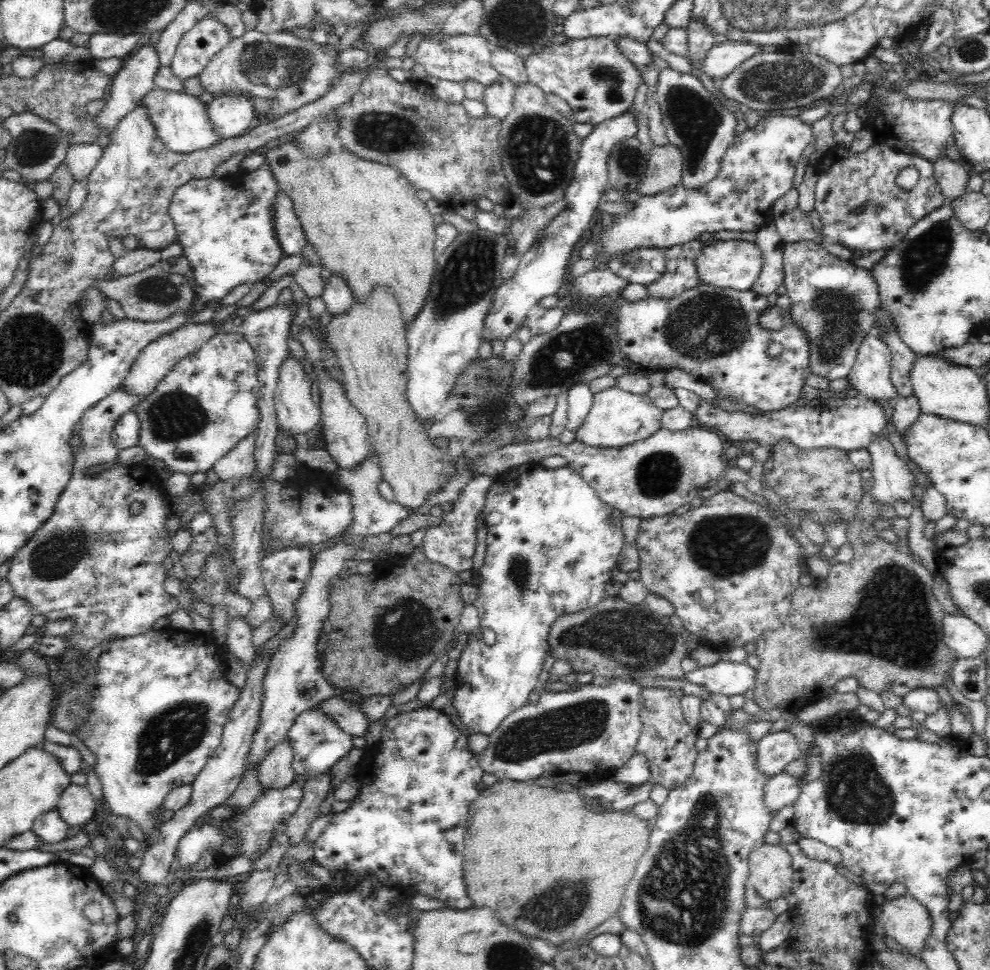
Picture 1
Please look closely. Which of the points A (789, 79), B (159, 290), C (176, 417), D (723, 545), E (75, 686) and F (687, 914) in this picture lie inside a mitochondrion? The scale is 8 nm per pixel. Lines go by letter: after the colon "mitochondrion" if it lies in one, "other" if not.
A: mitochondrion
B: mitochondrion
C: mitochondrion
D: mitochondrion
E: mitochondrion
F: mitochondrion

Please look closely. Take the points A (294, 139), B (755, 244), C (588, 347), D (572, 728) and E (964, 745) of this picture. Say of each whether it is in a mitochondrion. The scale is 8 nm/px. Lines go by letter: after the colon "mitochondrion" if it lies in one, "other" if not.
A: other
B: other
C: mitochondrion
D: mitochondrion
E: other

